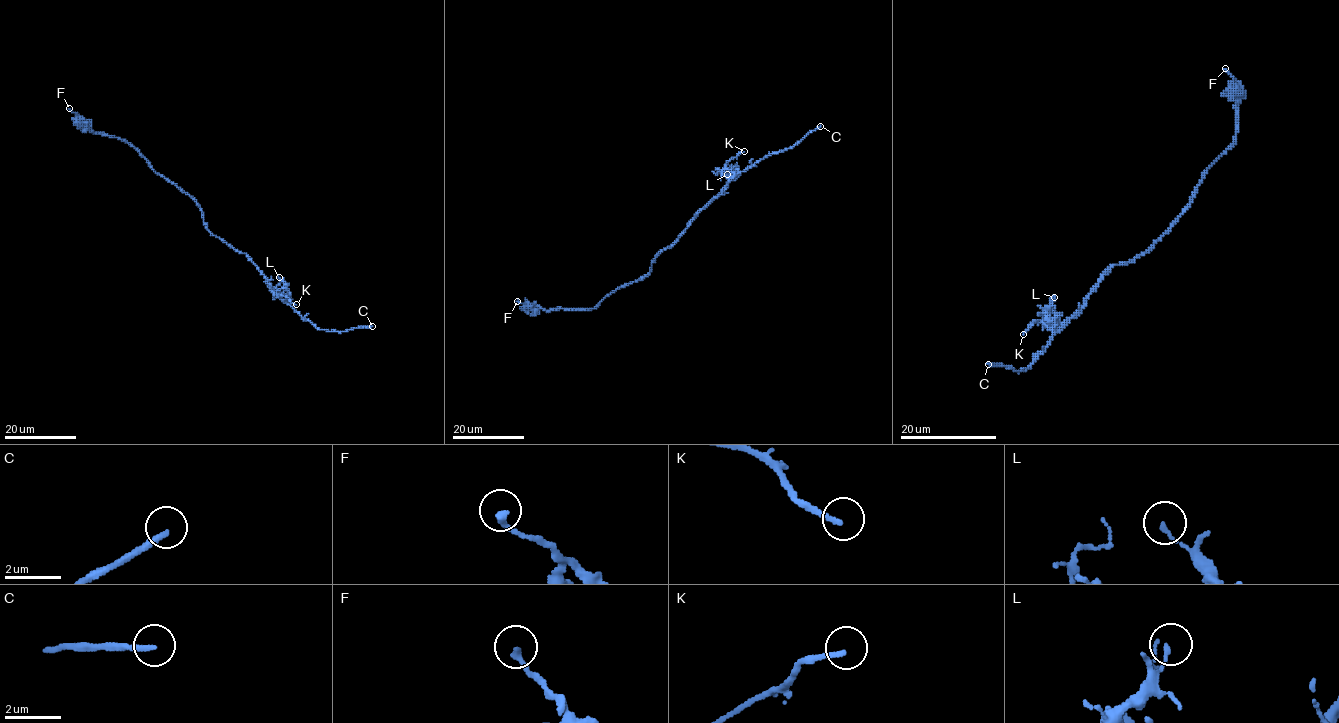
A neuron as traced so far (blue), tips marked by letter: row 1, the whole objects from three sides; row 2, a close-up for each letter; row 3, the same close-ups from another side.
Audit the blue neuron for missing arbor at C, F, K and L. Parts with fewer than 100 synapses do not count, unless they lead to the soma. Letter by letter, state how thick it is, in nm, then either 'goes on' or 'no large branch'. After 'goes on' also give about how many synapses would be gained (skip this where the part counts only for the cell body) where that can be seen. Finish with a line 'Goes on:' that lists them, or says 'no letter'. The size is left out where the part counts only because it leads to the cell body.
C: 190 nm thick; goes on
F: 240 nm thick; no large branch
K: 160 nm thick; no large branch
L: 140 nm thick; no large branch
Goes on: C

